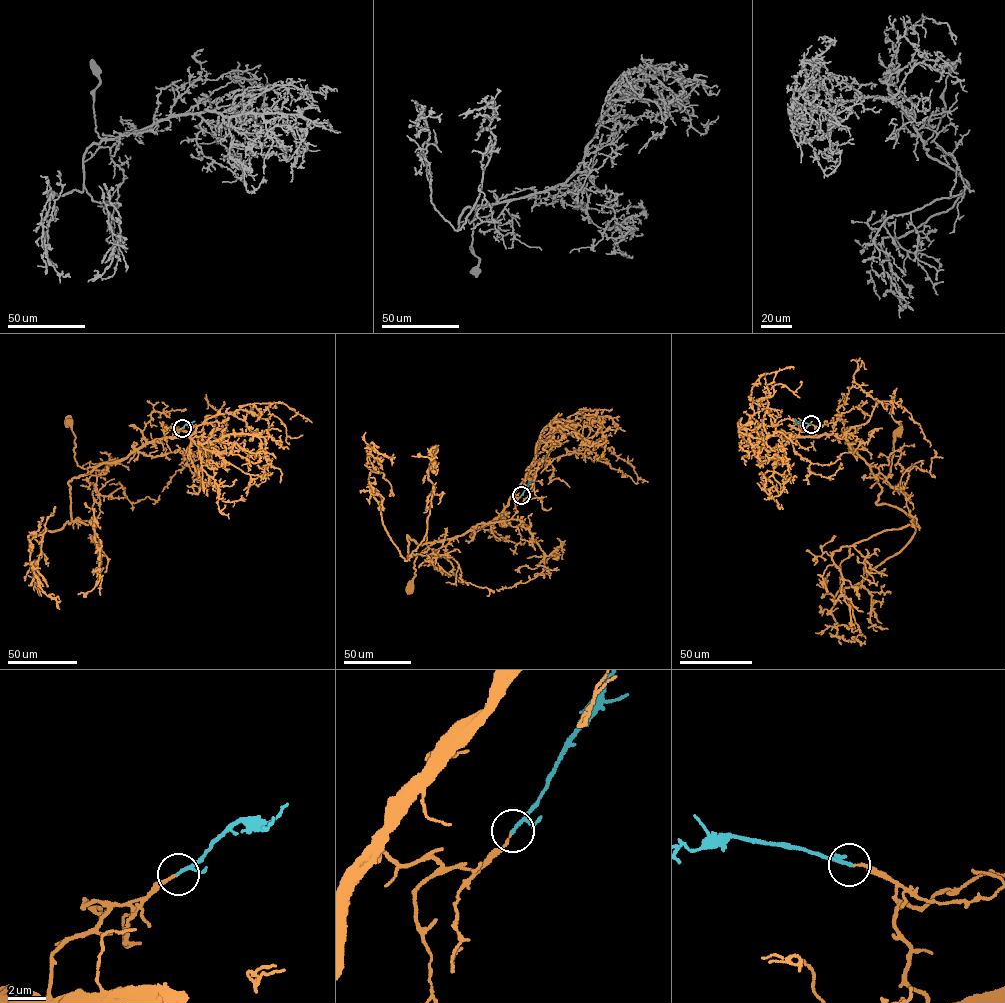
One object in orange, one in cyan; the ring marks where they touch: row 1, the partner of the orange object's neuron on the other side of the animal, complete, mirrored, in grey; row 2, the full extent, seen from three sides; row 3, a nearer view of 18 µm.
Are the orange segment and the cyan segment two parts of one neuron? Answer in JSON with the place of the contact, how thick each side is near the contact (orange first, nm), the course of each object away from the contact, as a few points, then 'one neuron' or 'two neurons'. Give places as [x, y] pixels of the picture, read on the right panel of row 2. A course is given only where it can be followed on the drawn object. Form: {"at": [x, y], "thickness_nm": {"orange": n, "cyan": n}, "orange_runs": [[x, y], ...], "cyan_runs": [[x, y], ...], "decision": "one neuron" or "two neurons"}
{"at": [811, 424], "thickness_nm": {"orange": 110, "cyan": 130}, "orange_runs": [[811, 424], [817, 435], [828, 434], [844, 438], [871, 472], [883, 479], [890, 472], [894, 434], [898, 432]], "cyan_runs": [[811, 424], [796, 423], [795, 419]], "decision": "one neuron"}

